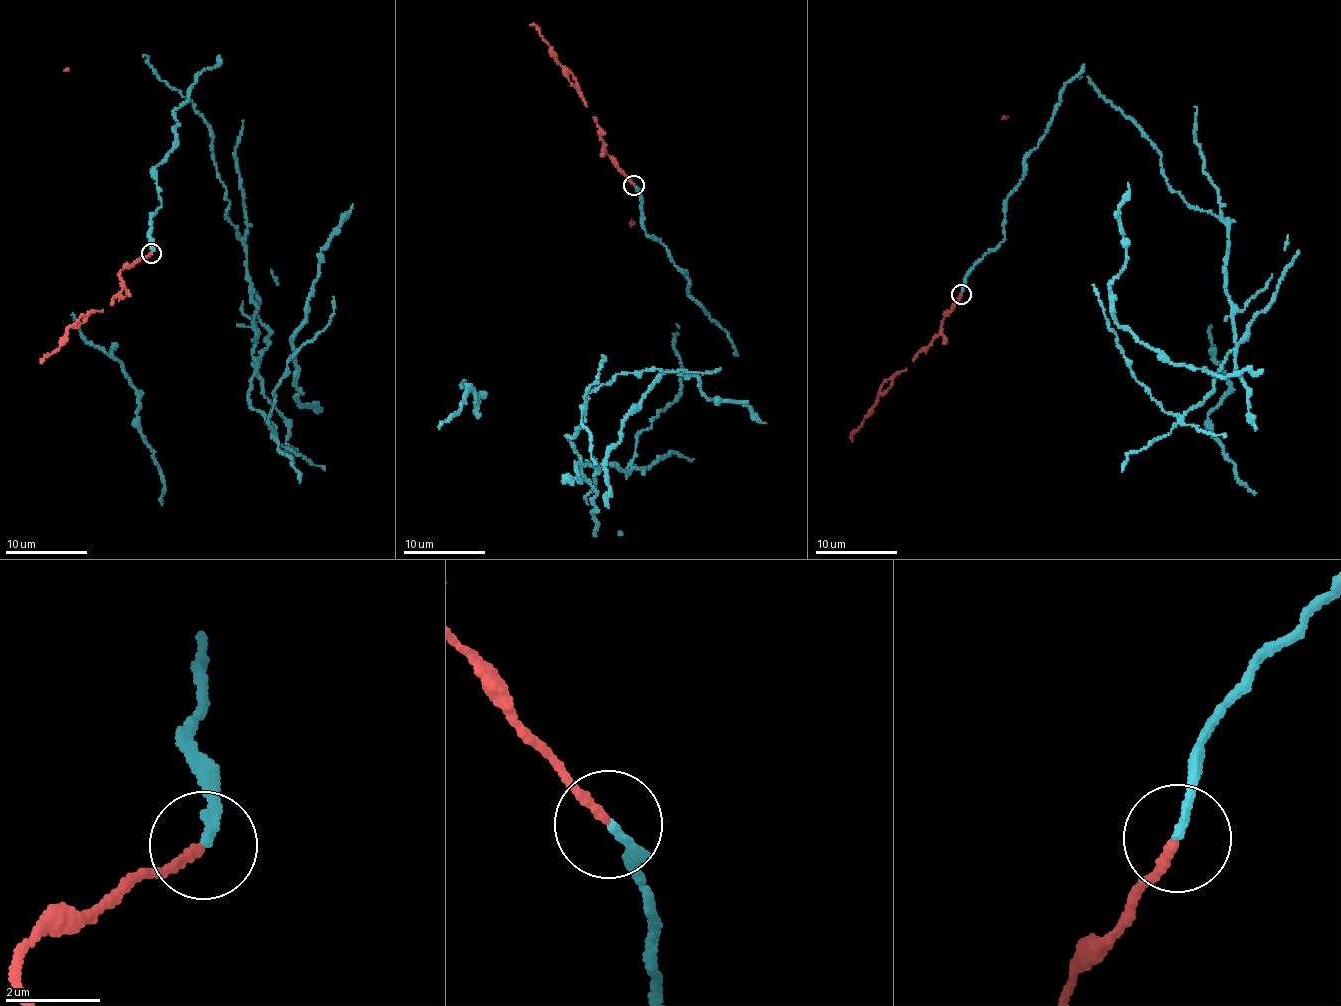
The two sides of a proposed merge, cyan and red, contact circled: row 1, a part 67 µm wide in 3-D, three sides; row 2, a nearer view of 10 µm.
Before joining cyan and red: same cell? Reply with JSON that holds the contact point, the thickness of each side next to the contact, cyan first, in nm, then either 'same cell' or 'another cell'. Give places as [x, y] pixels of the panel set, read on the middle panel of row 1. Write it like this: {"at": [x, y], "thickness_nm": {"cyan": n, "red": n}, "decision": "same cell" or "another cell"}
{"at": [634, 185], "thickness_nm": {"cyan": 190, "red": 180}, "decision": "another cell"}

